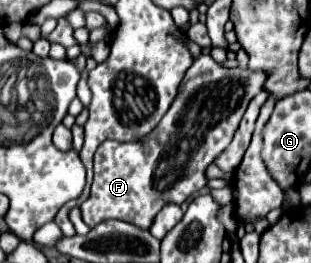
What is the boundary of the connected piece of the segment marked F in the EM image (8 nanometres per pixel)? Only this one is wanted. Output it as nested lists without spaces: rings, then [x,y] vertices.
[[[198,55],[190,69],[186,71],[178,95],[160,121],[160,125],[144,137],[144,141],[136,143],[118,143],[118,141],[104,141],[100,143],[96,155],[93,157],[94,177],[91,185],[90,197],[80,205],[82,219],[88,227],[104,219],[122,219],[140,229],[148,229],[160,207],[166,203],[182,203],[194,191],[200,191],[206,185],[204,171],[206,167],[220,155],[220,151],[232,141],[232,135],[254,95],[262,91],[266,75],[262,71],[248,71],[248,69],[214,69],[216,63],[210,55]]]

